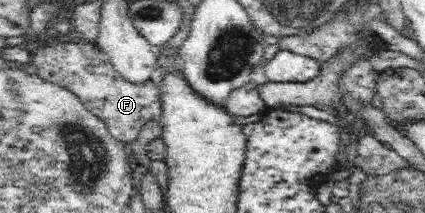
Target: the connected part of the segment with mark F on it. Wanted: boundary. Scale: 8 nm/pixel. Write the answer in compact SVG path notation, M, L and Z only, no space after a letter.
M95 41L83 44L66 42L54 44L47 48L39 48L35 54L31 55L30 64L38 68L38 75L45 81L55 82L76 94L92 114L101 118L106 125L108 125L108 130L112 133L112 136L123 143L136 140L136 136L140 134L144 124L154 119L160 119L162 114L162 101L158 82L153 81L151 78L143 83L134 83L124 79L124 77L114 69L111 62L107 60L105 53L99 48Z

